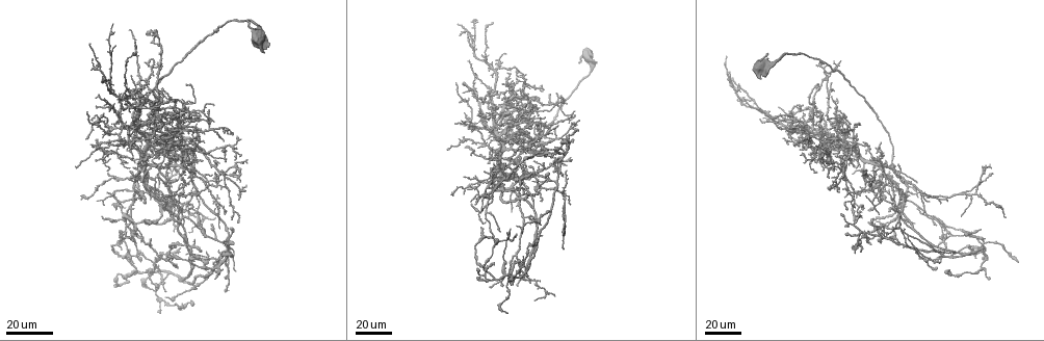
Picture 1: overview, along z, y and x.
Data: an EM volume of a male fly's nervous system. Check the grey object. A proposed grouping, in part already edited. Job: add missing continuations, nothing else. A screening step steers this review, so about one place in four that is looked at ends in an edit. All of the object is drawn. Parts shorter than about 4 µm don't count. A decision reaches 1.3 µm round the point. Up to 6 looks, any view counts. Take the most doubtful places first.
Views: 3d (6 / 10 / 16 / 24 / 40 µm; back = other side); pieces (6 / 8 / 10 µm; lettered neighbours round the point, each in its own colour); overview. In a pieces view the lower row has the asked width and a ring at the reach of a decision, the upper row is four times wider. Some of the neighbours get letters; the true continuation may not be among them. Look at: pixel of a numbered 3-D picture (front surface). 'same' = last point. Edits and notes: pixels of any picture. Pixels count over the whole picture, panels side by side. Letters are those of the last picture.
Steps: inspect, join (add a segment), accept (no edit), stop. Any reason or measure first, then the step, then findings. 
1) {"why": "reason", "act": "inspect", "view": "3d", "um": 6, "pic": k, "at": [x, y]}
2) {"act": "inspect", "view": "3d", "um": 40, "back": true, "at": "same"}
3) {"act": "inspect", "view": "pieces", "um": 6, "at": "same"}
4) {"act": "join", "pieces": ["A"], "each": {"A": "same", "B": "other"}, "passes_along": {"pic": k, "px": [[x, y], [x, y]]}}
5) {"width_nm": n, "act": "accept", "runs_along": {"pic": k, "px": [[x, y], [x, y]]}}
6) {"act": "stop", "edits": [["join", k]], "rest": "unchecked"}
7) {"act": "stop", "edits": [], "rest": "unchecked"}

{"why": "free end", "act": "inspect", "view": "3d", "um": 40, "pic": 1, "at": [899, 165]}

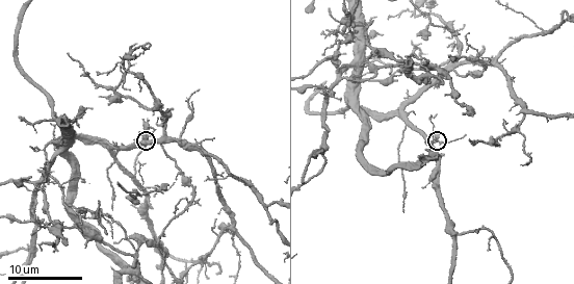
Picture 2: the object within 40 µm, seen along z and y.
{"act": "inspect", "view": "pieces", "um": 10, "pic": 2, "at": [438, 132]}

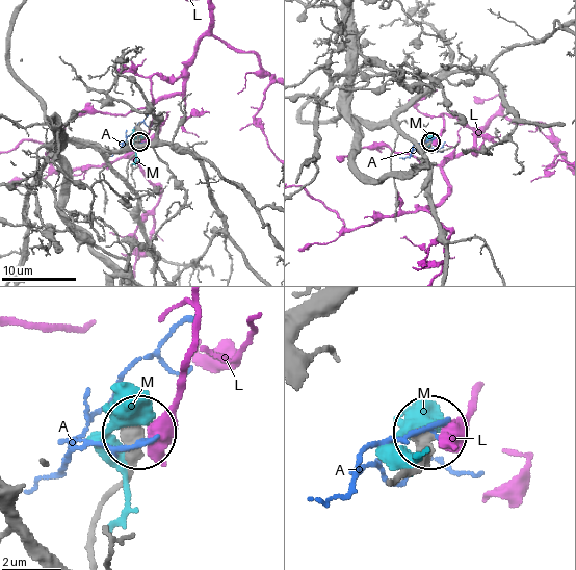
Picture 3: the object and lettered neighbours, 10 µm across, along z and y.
{"act": "accept", "each": {"A": "other", "L": "other", "M": "other"}, "found": "no lettered segment goes on from it"}

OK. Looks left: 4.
{"why": "long arm stops here", "act": "inspect", "view": "3d", "um": 40, "pic": 1, "at": [562, 250]}

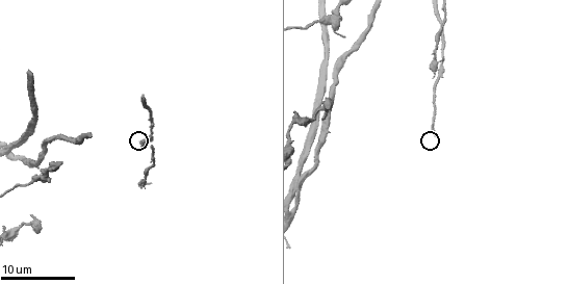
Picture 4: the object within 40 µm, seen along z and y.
{"act": "inspect", "view": "pieces", "um": 10, "pic": 4, "at": [437, 133]}

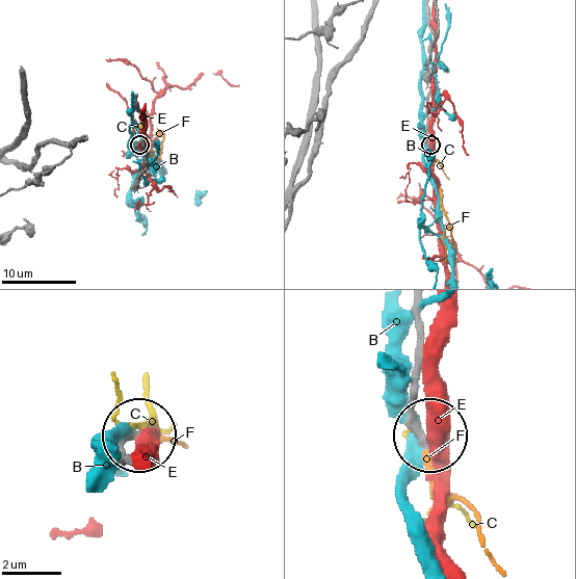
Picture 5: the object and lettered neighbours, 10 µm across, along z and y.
{"act": "join", "pieces": ["F"], "each": {"B": "other", "C": "other", "E": "other", "F": "same"}, "found": "it goes on there"}

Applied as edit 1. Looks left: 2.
{"why": "free end", "act": "inspect", "view": "3d", "um": 24, "pic": 1, "at": [484, 99]}

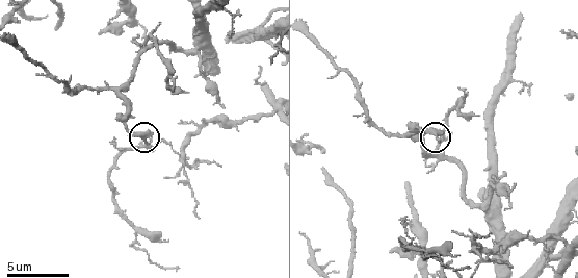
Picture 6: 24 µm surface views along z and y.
{"act": "inspect", "view": "pieces", "um": 8, "pic": 6, "at": [146, 141]}

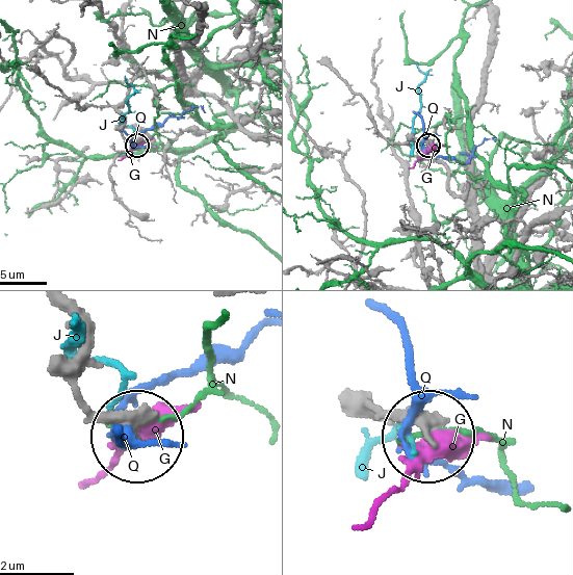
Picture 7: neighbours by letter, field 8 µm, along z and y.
{"width_nm": 210, "act": "accept", "each": {"G": "other", "J": "other", "N": "other", "Q": "other"}, "found": "none of them fits"}

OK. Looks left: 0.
{"act": "stop", "edits": [["join", 5]], "rest": "unchecked"}

